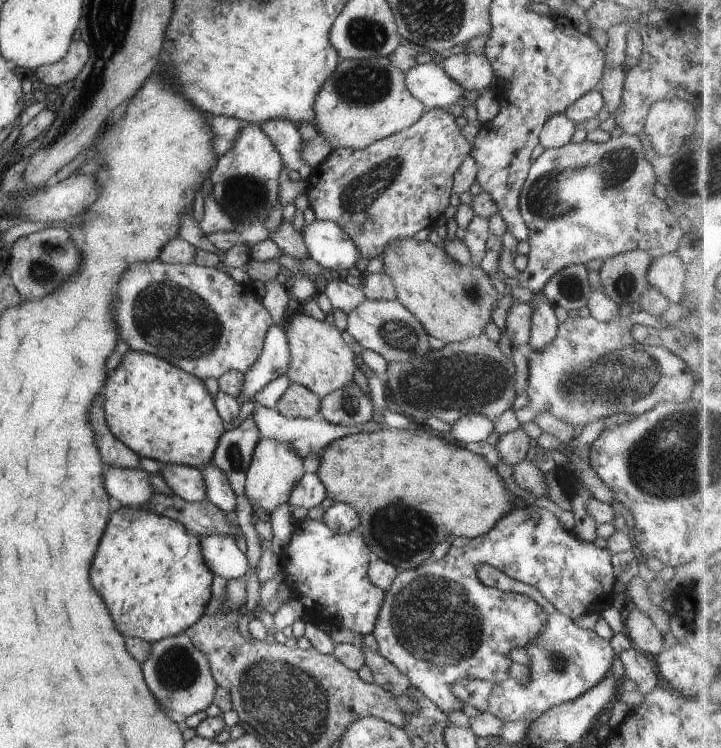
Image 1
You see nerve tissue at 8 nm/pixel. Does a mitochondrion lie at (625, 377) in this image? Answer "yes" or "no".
yes

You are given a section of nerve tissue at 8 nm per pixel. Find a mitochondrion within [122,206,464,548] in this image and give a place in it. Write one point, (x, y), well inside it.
(174, 320)

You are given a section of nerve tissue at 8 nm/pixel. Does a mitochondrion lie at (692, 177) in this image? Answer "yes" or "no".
yes

